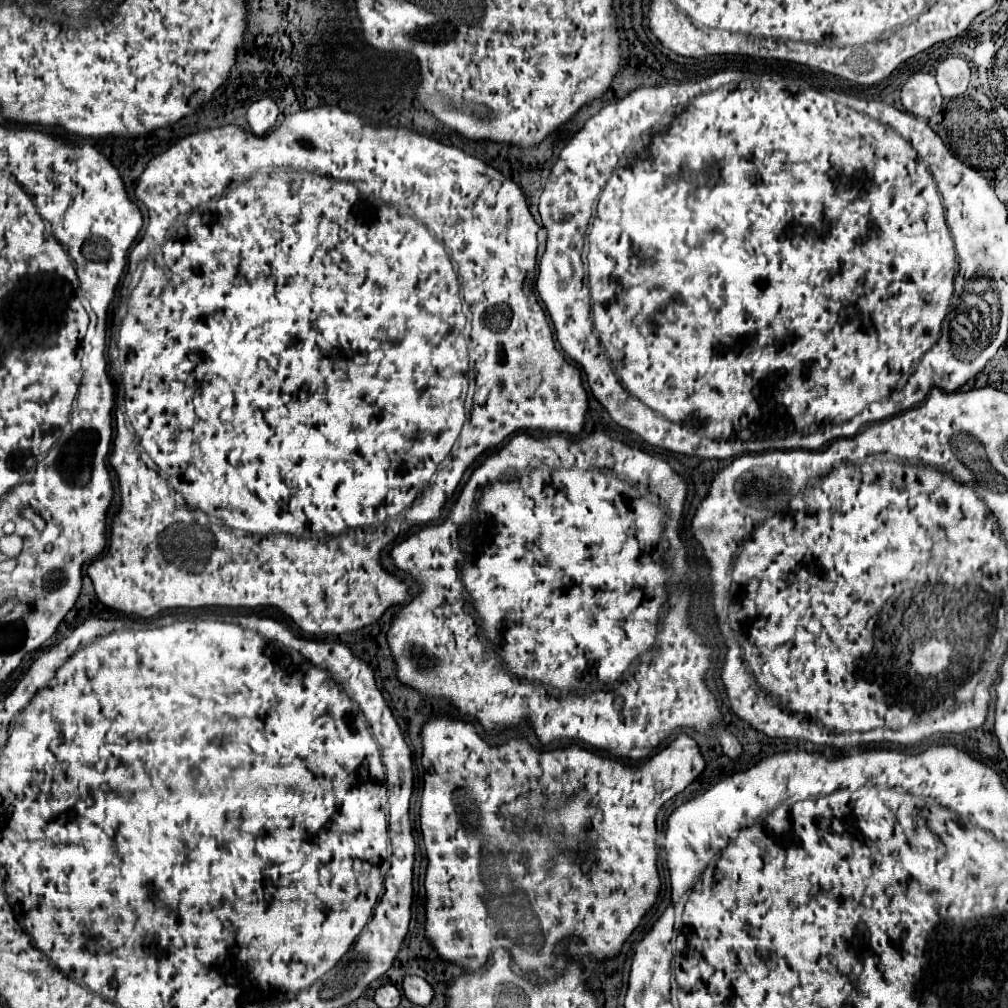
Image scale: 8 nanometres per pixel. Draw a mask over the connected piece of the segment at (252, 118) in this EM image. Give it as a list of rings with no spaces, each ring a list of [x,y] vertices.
[[[270,97],[254,101],[250,105],[250,109],[248,109],[246,119],[248,119],[250,129],[252,129],[254,135],[264,135],[264,133],[268,133],[276,125],[278,105]]]

